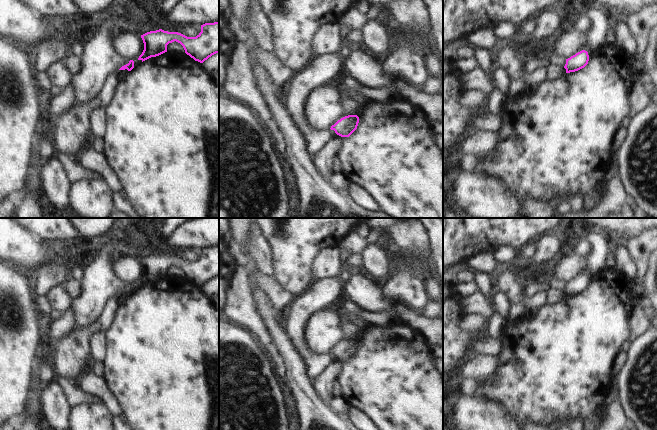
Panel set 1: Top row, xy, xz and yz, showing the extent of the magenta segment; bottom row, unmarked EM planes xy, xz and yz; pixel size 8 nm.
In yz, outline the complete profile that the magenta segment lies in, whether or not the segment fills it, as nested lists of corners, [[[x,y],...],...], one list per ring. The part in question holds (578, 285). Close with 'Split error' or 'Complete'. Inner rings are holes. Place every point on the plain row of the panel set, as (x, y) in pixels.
[[[582,274],[570,282],[566,283],[566,288],[564,292],[566,293],[566,297],[575,296],[582,292],[584,292],[589,285],[588,276]]]. Complete

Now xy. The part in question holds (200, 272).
[[[219,246],[201,249],[201,256],[196,261],[159,253],[147,256],[141,259],[141,262],[144,274],[138,284],[142,286],[167,276],[167,269],[176,265],[183,270],[187,279],[203,287],[212,279],[219,277]]]. Complete

